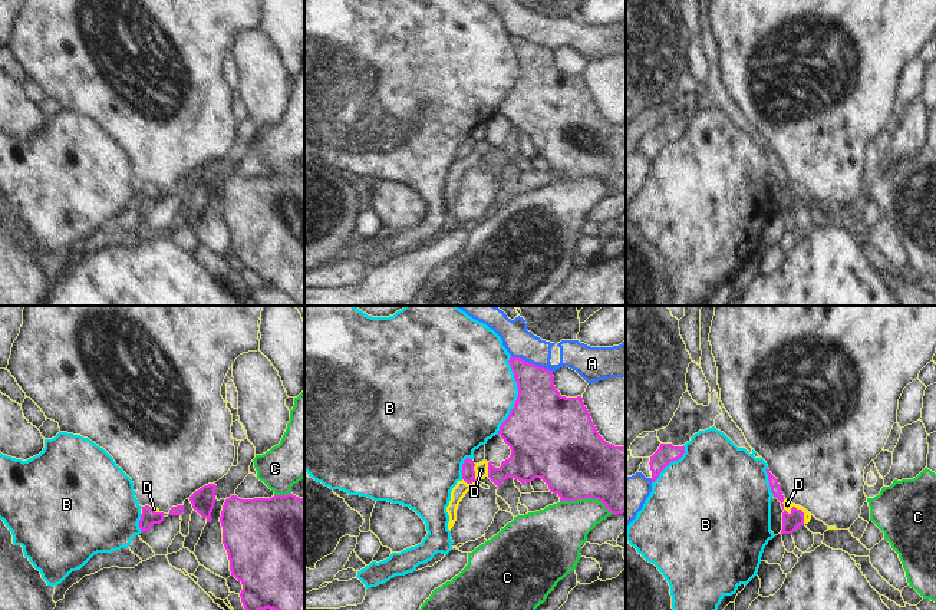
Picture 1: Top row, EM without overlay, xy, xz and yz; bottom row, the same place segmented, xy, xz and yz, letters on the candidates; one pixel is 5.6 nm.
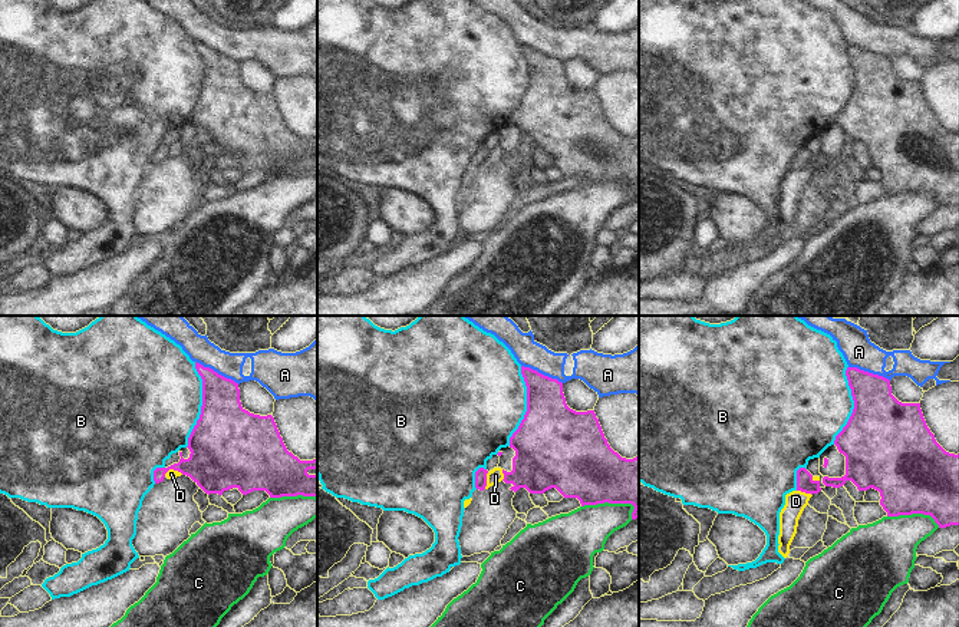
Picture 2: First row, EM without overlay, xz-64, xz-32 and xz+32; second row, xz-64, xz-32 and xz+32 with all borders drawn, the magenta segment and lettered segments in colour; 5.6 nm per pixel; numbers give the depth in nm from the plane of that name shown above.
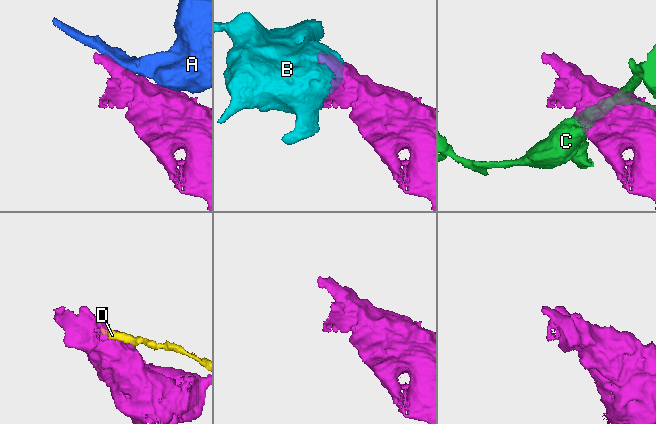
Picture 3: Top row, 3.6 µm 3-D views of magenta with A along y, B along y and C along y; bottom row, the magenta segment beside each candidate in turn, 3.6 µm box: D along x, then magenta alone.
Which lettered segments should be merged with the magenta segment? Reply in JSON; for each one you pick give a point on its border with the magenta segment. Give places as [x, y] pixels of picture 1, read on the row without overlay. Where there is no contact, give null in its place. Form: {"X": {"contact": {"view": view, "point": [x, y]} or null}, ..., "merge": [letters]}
{"merge": []}

